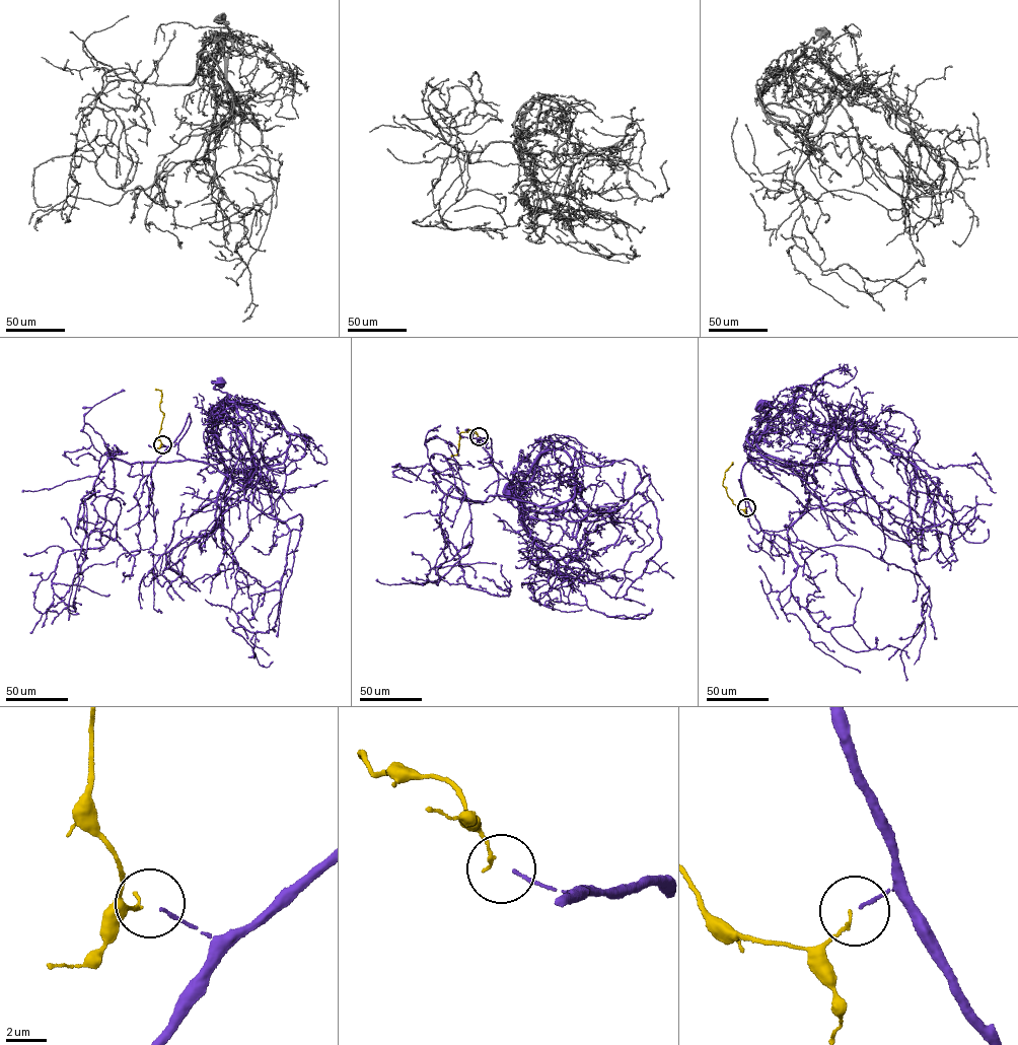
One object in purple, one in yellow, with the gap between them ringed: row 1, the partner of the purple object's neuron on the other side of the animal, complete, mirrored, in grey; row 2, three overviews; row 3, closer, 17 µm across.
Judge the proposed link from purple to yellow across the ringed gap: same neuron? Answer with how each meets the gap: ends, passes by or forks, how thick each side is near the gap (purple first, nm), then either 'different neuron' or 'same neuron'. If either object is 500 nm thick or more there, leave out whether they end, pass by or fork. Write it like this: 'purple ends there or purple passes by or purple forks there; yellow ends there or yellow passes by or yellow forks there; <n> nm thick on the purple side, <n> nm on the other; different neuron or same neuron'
purple ends there; yellow ends there; 150 nm thick on the purple side, 170 nm on the other; same neuron

